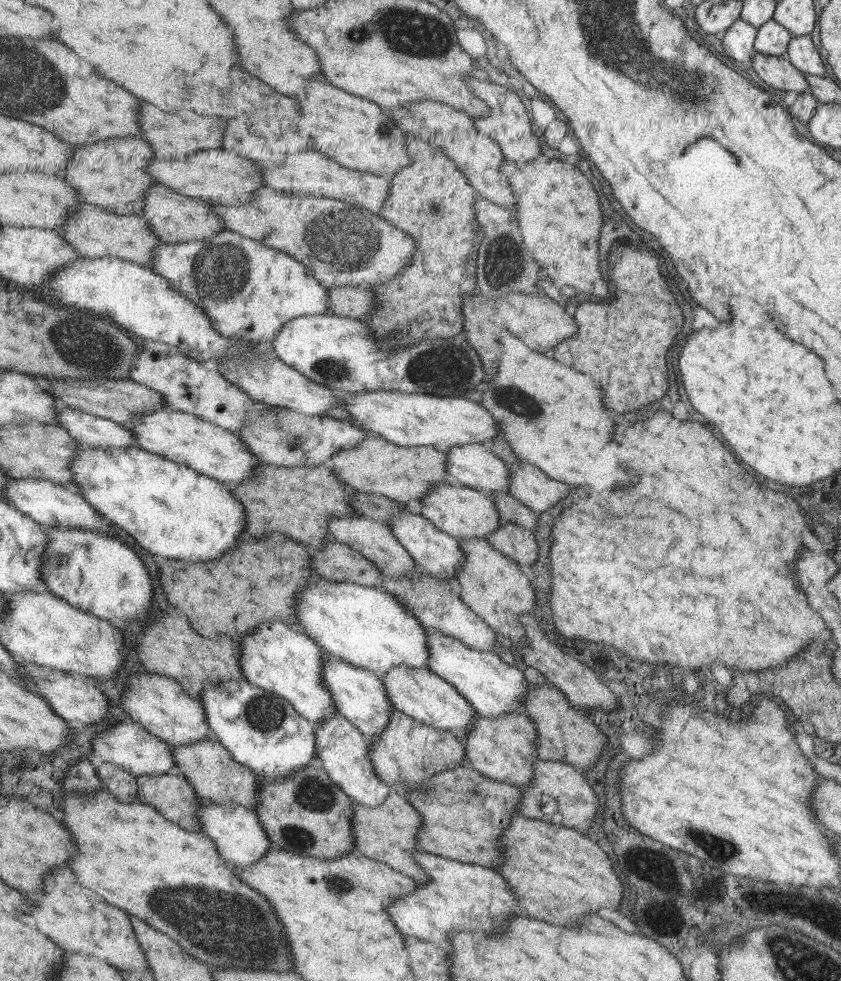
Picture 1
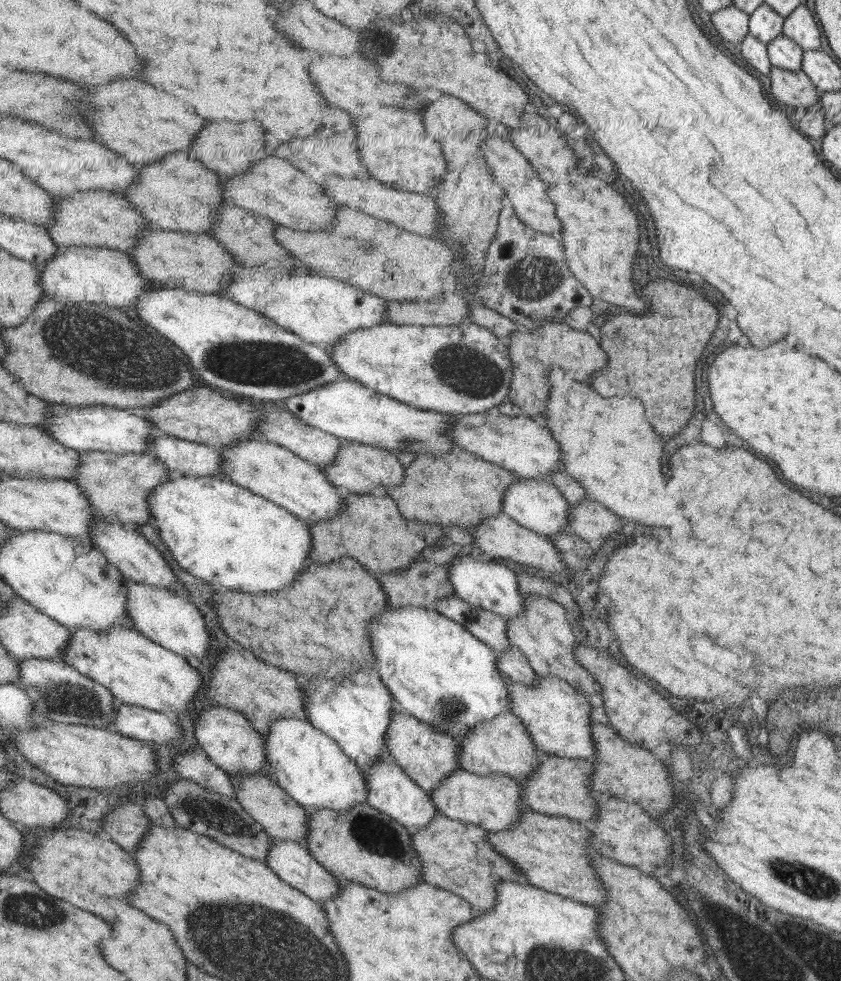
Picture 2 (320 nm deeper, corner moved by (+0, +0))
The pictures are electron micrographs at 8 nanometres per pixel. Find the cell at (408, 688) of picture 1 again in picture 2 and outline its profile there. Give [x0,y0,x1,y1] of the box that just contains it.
[456,711,542,782]

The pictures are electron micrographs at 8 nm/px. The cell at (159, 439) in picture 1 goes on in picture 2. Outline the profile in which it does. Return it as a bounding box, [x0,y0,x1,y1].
[220,438,345,523]

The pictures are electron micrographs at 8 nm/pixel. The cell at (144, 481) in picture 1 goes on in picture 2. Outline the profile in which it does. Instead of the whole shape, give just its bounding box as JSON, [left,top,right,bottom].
[148,475,312,593]

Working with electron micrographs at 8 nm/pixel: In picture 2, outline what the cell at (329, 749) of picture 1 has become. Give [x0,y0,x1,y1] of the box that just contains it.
[363,756,437,832]

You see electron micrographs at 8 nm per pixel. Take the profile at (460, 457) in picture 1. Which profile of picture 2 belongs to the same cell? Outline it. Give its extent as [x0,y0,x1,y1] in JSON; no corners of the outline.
[502,477,570,537]

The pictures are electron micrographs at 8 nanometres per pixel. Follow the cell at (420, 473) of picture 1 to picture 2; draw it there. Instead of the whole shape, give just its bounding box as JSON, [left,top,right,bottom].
[384,448,516,528]

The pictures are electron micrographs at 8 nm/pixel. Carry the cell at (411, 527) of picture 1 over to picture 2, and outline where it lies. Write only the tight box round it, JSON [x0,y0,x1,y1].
[448,555,523,619]

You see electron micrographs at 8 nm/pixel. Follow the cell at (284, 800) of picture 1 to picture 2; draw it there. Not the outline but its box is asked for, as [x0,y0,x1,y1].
[303,802,423,894]

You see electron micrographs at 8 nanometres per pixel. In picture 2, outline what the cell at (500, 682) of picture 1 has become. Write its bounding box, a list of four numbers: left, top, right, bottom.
[504,676,596,760]

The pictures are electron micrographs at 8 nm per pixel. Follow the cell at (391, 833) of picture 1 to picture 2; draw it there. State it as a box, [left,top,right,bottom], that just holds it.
[410,813,524,912]

